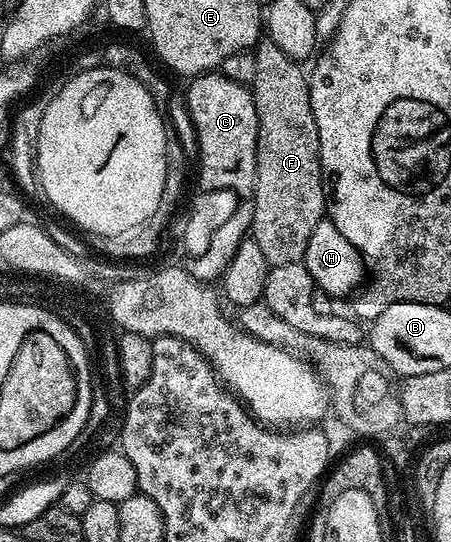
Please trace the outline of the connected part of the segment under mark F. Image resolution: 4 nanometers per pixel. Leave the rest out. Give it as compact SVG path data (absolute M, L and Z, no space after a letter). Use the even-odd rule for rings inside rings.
M267 39L256 42L254 52L258 59L258 75L254 75L254 83L251 85L254 107L258 111L258 147L256 148L256 182L254 183L254 215L252 216L252 227L250 230L251 240L262 247L262 255L266 255L269 266L281 265L282 263L294 263L303 261L306 255L306 243L310 243L310 235L314 235L314 227L318 227L320 221L326 217L326 202L324 200L324 177L320 173L320 148L318 147L318 123L314 123L314 111L310 107L310 91L308 90L309 78L302 70L301 62L290 59L286 51L278 48L278 43Z

